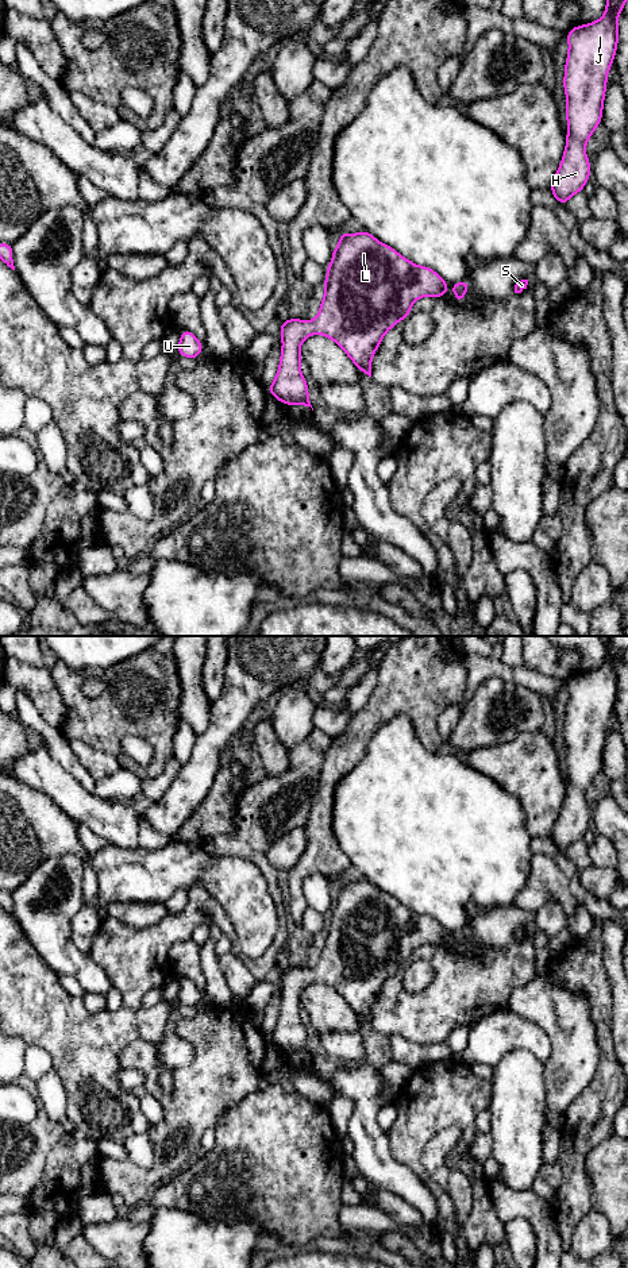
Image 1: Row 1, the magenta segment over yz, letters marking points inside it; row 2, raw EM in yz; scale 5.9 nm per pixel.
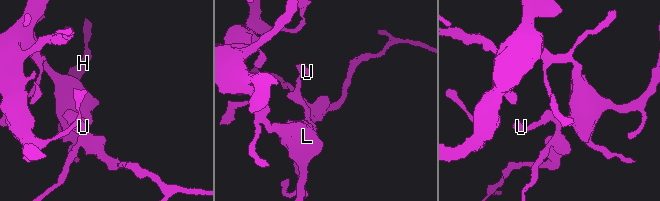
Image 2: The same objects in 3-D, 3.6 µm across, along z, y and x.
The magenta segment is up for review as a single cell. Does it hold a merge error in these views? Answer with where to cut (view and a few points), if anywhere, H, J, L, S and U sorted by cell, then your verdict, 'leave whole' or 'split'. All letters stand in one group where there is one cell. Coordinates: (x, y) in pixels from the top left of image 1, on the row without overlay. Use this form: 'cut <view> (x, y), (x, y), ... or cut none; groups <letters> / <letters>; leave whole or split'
cut none; groups H J L S U; leave whole

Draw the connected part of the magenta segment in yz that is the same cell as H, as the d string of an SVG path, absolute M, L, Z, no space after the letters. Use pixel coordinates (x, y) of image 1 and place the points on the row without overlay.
M609 636L604 664L567 681L569 702L563 728L567 787L550 835L559 852L566 852L574 841L582 840L589 829L586 790L601 771L606 727L619 689L617 666L627 648L628 636Z

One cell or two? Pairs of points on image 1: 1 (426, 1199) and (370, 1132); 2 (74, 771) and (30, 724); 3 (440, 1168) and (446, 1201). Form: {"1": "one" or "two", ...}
{"1": "one", "2": "one", "3": "two"}

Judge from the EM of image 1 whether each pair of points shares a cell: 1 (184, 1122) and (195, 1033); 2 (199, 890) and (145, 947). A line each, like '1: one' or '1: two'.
1: one
2: one

